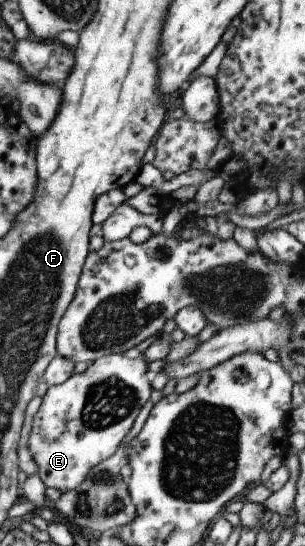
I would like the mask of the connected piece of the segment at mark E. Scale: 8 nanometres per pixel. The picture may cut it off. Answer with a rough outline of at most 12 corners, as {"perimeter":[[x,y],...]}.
{"perimeter":[[142,354],[48,388],[29,436],[45,486],[117,452],[154,390]]}

